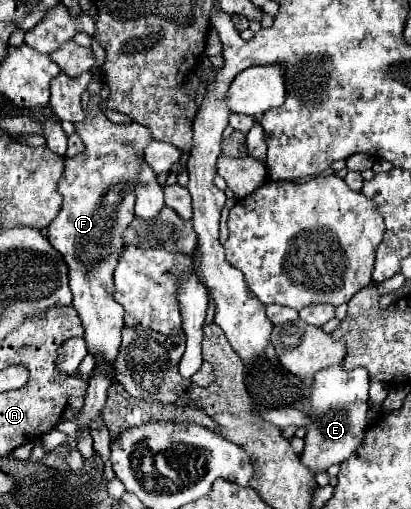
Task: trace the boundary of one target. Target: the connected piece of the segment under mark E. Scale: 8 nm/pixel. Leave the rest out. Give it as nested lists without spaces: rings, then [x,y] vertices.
[[[334,364],[324,368],[314,376],[312,386],[312,424],[306,432],[306,446],[300,454],[302,464],[310,470],[312,476],[328,470],[332,464],[342,464],[360,444],[362,432],[368,428],[368,372],[358,366],[346,370],[344,364]]]

